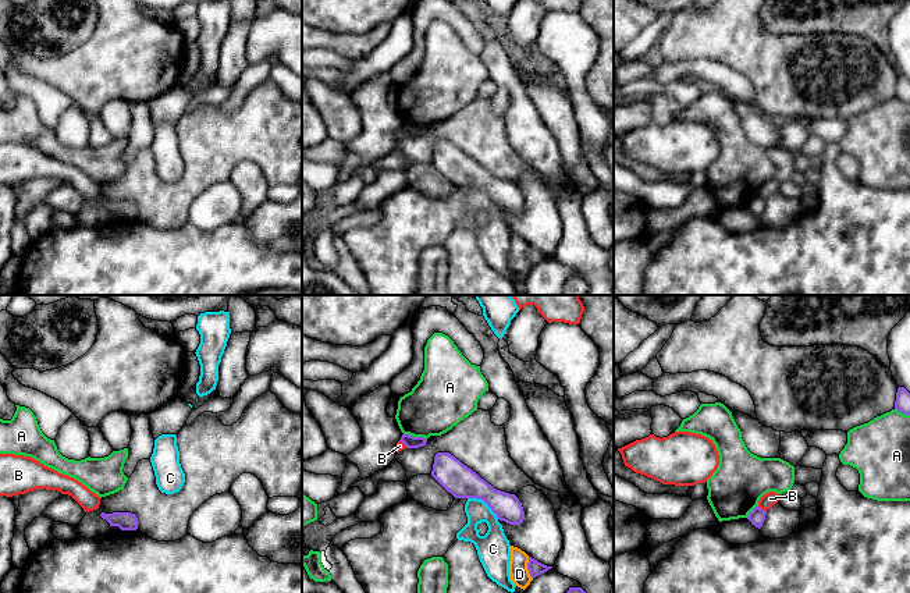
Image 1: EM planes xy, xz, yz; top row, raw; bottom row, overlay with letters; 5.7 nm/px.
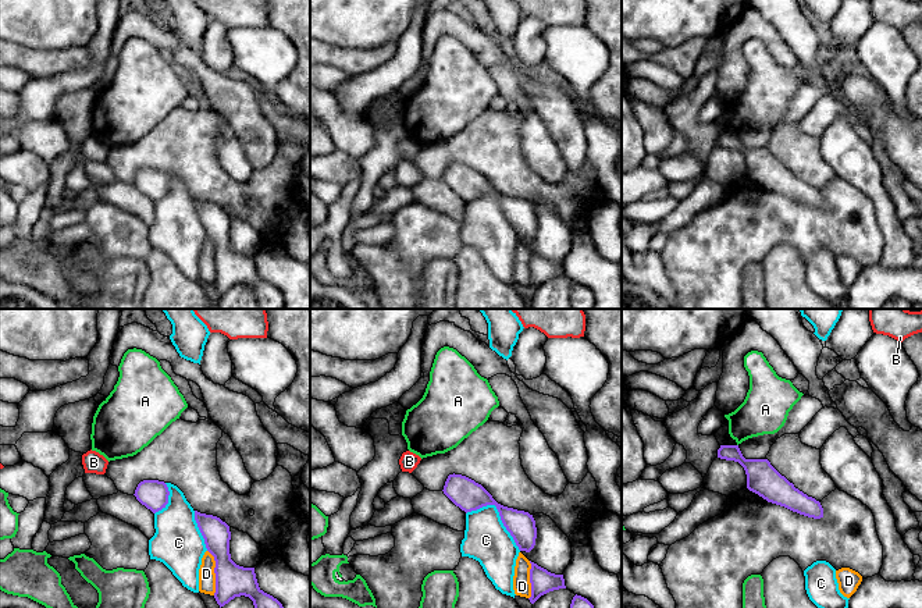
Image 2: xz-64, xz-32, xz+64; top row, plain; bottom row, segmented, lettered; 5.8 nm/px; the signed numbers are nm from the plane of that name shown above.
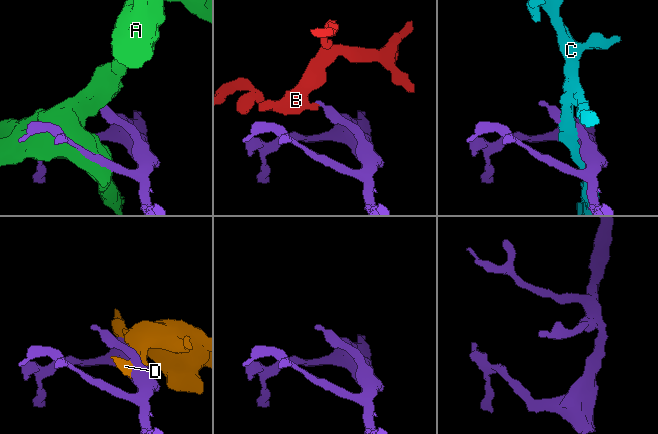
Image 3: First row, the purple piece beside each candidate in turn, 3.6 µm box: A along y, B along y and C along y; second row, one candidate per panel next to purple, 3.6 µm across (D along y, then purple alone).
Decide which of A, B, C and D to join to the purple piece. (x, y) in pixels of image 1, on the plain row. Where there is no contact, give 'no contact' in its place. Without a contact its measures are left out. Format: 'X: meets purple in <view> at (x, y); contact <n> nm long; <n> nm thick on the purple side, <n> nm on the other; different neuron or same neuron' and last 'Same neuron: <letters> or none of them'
A: meets purple in xz at (415, 125); contact 140 nm long; 70 nm thick on the purple side, 320 nm on the other; different neuron
B: meets purple in yz at (763, 198); contact 60 nm long; 90 nm thick on the purple side, 80 nm on the other; different neuron
C: meets purple in xz at (484, 190); contact 220 nm long; 180 nm thick on the purple side, 160 nm on the other; different neuron
D: meets purple in xz at (528, 256); contact 130 nm long; 90 nm thick on the purple side, 110 nm on the other; different neuron
Same neuron: none of them

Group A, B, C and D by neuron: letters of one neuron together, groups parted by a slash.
A / B / C / D

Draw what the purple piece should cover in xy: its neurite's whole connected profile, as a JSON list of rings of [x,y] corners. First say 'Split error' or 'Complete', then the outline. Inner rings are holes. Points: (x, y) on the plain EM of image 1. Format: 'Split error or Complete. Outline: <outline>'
Complete. Outline: [[[102,200],[100,205],[106,207],[110,212],[110,214],[118,214],[121,219],[138,217],[139,209],[135,202],[131,202],[131,200],[104,202]]]

